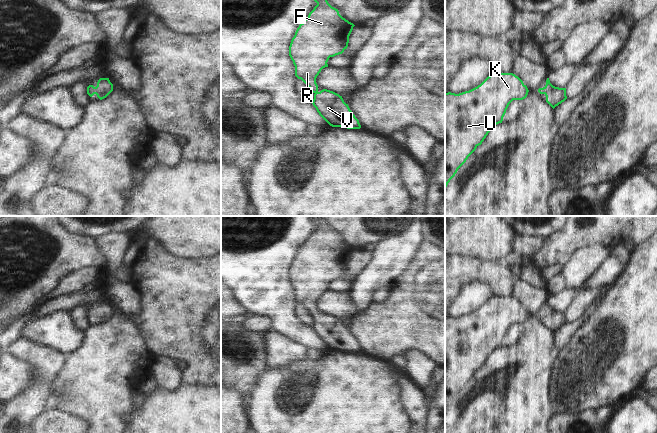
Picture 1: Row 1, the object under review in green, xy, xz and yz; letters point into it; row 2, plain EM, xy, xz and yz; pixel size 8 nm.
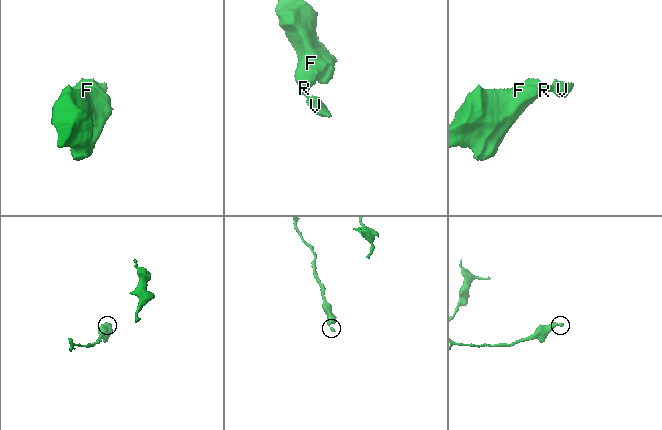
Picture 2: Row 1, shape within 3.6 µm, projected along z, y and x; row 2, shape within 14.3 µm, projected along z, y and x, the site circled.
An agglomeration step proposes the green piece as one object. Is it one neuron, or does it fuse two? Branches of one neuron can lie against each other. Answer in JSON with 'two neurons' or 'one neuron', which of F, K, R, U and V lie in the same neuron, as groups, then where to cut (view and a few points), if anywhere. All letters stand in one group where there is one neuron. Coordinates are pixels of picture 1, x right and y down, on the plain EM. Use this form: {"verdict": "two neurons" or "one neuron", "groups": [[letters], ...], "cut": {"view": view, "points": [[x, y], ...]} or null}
{"verdict": "one neuron", "groups": [["F", "K", "R", "U", "V"]], "cut": null}

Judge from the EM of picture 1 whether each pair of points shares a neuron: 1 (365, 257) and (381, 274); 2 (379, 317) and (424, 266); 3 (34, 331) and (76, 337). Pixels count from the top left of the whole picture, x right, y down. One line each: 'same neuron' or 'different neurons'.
1: different neurons
2: same neuron
3: same neuron

